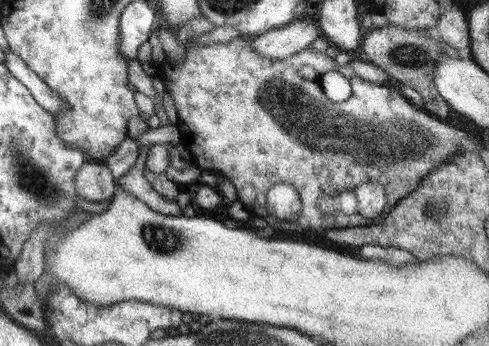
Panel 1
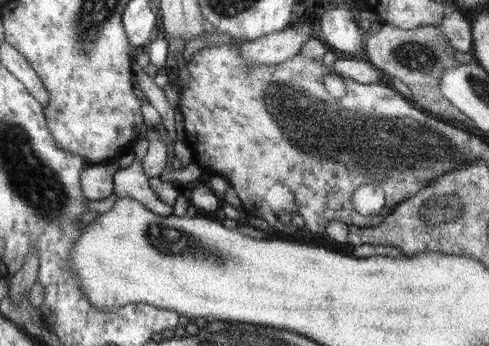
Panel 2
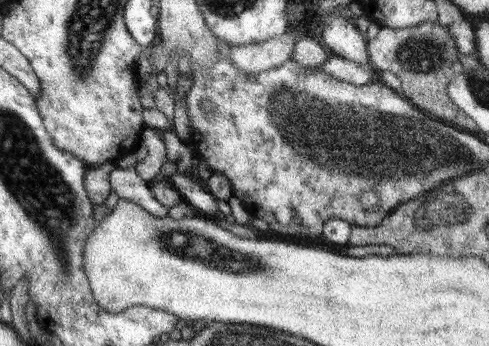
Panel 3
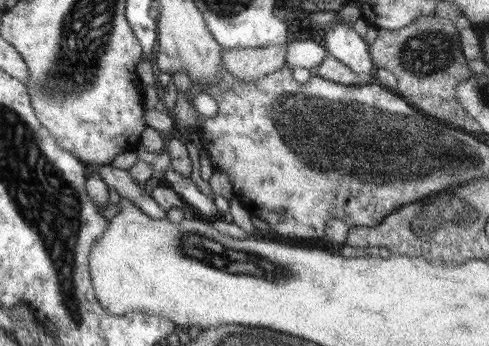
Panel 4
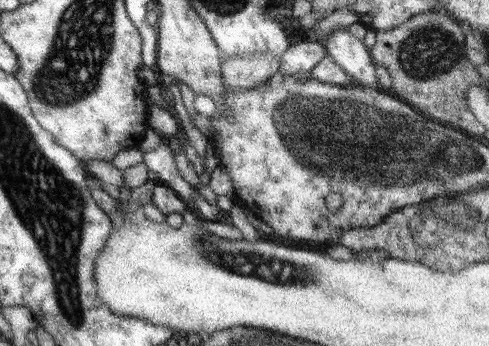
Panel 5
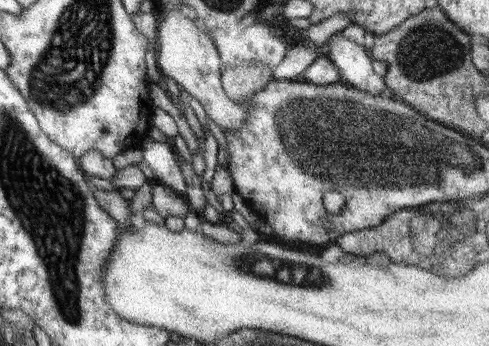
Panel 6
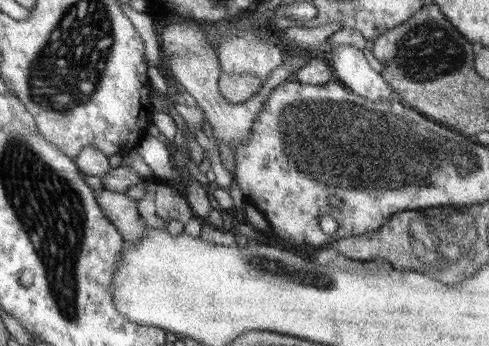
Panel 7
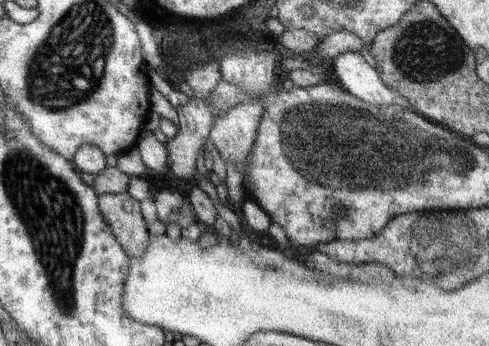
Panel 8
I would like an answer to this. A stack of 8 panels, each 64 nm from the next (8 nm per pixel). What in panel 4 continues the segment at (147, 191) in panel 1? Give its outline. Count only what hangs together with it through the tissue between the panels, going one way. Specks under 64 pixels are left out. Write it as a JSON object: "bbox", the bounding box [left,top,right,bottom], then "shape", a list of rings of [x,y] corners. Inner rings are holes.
{"bbox":[93,164,167,220],"shape":[[[109,164],[109,166],[93,166],[93,172],[97,172],[99,180],[103,180],[103,184],[107,184],[107,188],[113,188],[121,198],[127,198],[131,204],[135,204],[151,220],[165,220],[167,218],[167,212],[163,212],[151,200],[151,196],[147,196],[145,186],[137,186],[131,180],[131,174],[127,174],[125,170],[113,168]]]}

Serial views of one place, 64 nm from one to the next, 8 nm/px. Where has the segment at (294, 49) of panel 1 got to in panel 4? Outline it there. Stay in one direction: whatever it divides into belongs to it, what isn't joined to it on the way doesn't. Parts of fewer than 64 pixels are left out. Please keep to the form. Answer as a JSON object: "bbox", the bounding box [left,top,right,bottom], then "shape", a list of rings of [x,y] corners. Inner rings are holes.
{"bbox":[221,44,287,82],"shape":[[[269,44],[267,48],[231,48],[221,52],[221,66],[241,82],[253,82],[285,66],[287,44]]]}

